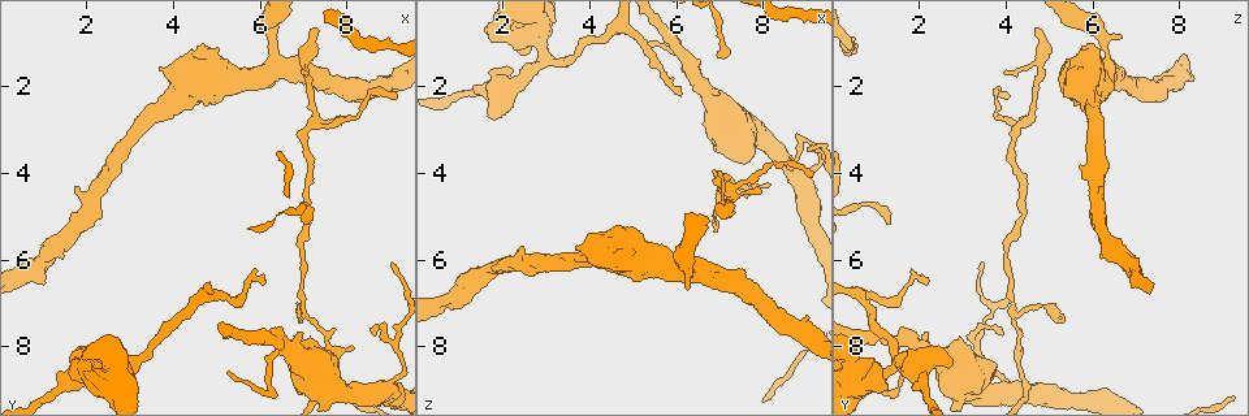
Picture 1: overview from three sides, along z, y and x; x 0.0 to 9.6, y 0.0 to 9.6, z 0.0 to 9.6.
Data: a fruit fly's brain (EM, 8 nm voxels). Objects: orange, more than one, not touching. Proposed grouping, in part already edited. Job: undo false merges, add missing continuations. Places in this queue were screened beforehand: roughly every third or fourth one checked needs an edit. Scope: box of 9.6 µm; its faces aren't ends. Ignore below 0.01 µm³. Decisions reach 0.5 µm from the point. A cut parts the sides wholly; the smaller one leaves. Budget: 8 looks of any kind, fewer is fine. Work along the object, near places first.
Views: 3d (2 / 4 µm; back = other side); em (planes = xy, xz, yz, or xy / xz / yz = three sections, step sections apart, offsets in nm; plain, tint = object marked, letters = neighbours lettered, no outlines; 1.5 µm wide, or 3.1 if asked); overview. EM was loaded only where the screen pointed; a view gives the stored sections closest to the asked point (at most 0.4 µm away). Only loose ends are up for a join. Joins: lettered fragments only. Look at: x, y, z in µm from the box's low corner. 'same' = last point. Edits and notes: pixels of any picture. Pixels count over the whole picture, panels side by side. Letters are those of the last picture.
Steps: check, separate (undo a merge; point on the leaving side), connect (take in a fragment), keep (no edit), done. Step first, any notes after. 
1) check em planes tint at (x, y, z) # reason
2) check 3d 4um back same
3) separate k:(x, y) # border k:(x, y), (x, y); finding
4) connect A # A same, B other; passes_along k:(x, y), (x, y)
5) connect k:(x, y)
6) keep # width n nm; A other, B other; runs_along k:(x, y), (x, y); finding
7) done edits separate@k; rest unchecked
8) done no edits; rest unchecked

check 3d 2um at (9.20, 2.20, 4.10) # thin end

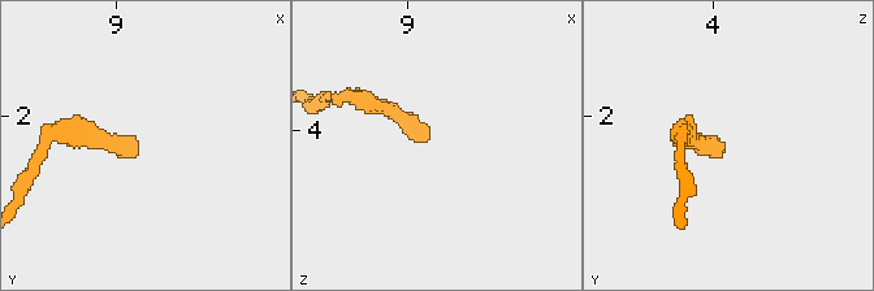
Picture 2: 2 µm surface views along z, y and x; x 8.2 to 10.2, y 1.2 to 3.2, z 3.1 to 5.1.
check em xy step 8 letters at (9.14, 2.22, 4.06)

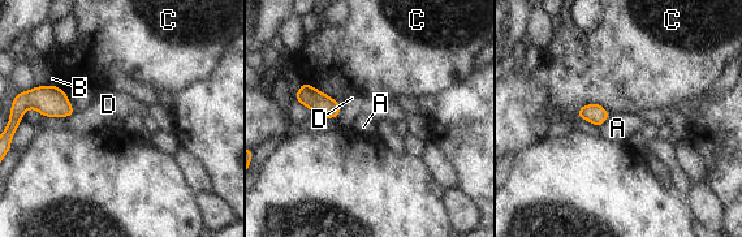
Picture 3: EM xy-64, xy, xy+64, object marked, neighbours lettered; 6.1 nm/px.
check em planes letters same # another direction

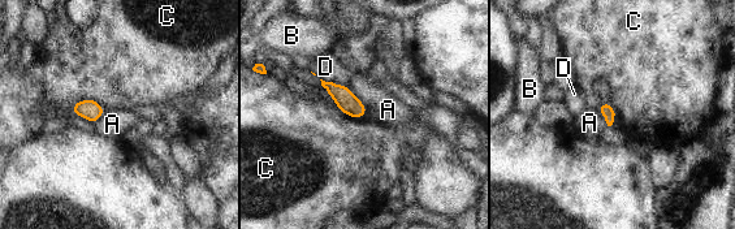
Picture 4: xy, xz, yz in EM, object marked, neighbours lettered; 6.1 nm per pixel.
keep # A other, B other, C other, D other; border 4:(70, 107), (95, 99), (106, 109); no lettered fragment goes on from it

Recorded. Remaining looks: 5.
check em planes tint at (7.25, 2.80, 4.35) # two arms in line, one across

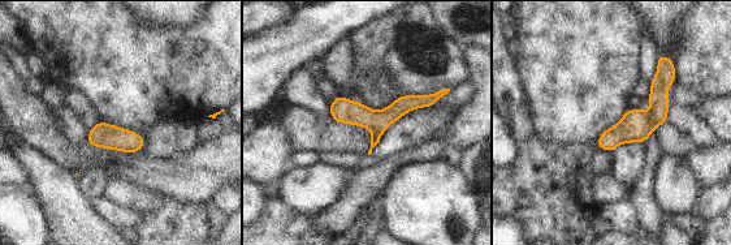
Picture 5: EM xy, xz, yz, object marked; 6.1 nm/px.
check em planes letters same

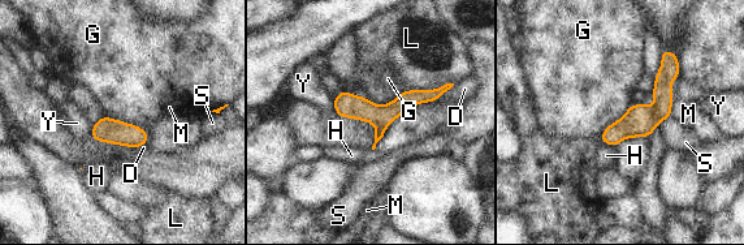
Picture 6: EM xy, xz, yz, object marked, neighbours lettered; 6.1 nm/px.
keep # longest_contact L 280 nm; D other, G other, H other, L other, M other, S other, Y other; border 6:(103, 115), (137, 124), (143, 129); all the same neuron

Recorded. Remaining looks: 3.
check em planes letters at (6.45, 7.95, 1.85) # thin arm on a thick one

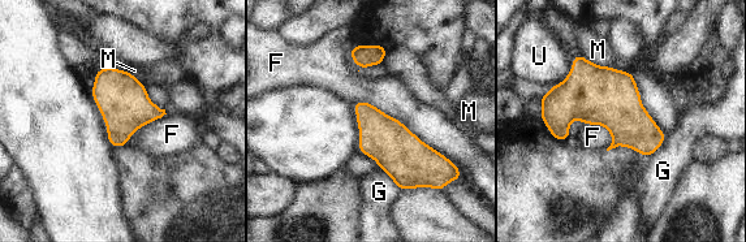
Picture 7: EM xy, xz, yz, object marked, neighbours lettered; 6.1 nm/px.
keep # F other, G other, M other, U other; border 7:(352, 102), (399, 119), (451, 161); continuous, no second neuron

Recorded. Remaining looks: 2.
done no edits; rest unchecked

